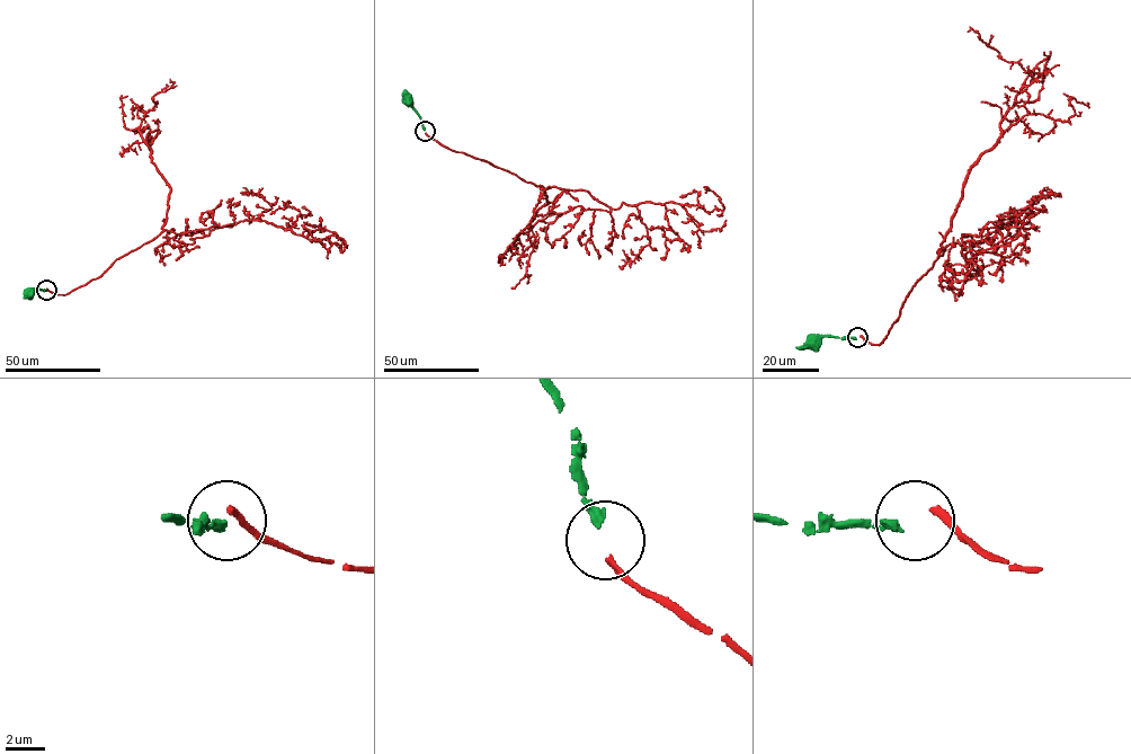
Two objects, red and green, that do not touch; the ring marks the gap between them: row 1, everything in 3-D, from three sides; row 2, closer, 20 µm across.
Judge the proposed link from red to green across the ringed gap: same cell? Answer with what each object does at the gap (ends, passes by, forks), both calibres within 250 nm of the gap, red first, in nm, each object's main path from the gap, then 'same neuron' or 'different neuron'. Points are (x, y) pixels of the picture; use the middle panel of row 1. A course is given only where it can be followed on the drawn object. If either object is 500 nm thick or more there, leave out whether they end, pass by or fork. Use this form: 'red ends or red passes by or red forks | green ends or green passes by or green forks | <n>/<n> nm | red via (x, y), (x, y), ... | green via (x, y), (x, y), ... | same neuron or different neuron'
red ends | green ends | 320/440 nm | red via (425, 133), (526, 182), (584, 189), (613, 209), (623, 203), (673, 202), (722, 210), (719, 197), (706, 189) | green via (425, 130), (420, 116), (409, 101) | different neuron

